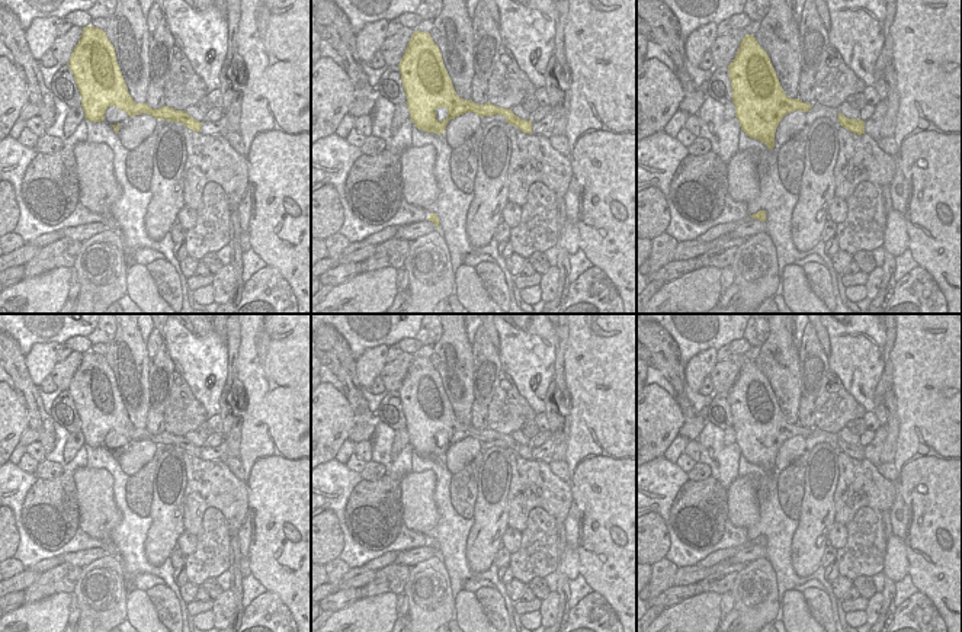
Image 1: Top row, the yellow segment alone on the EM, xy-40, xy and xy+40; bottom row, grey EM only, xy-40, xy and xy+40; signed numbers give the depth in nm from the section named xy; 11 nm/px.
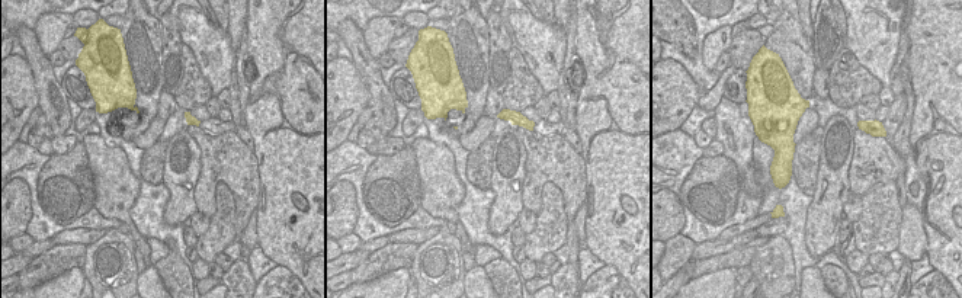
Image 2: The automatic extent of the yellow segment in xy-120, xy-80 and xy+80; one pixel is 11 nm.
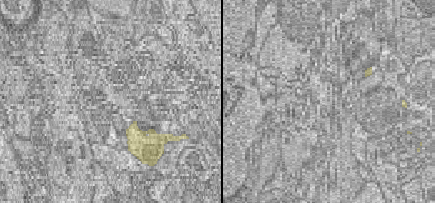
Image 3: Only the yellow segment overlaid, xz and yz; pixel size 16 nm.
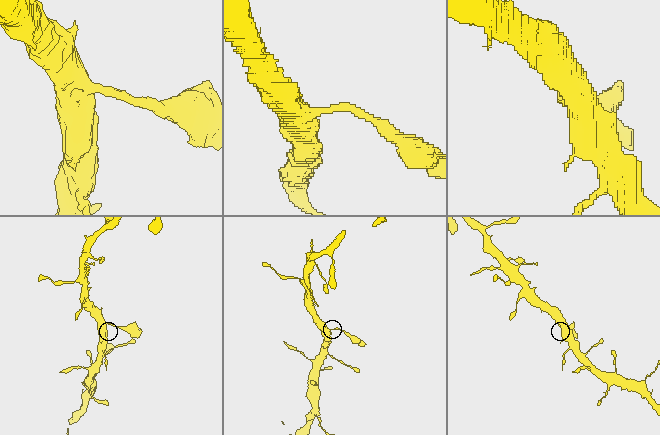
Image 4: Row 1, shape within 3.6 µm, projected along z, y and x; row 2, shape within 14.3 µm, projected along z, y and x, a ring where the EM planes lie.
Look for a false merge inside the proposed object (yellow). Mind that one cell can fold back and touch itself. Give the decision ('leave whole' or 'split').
leave whole

